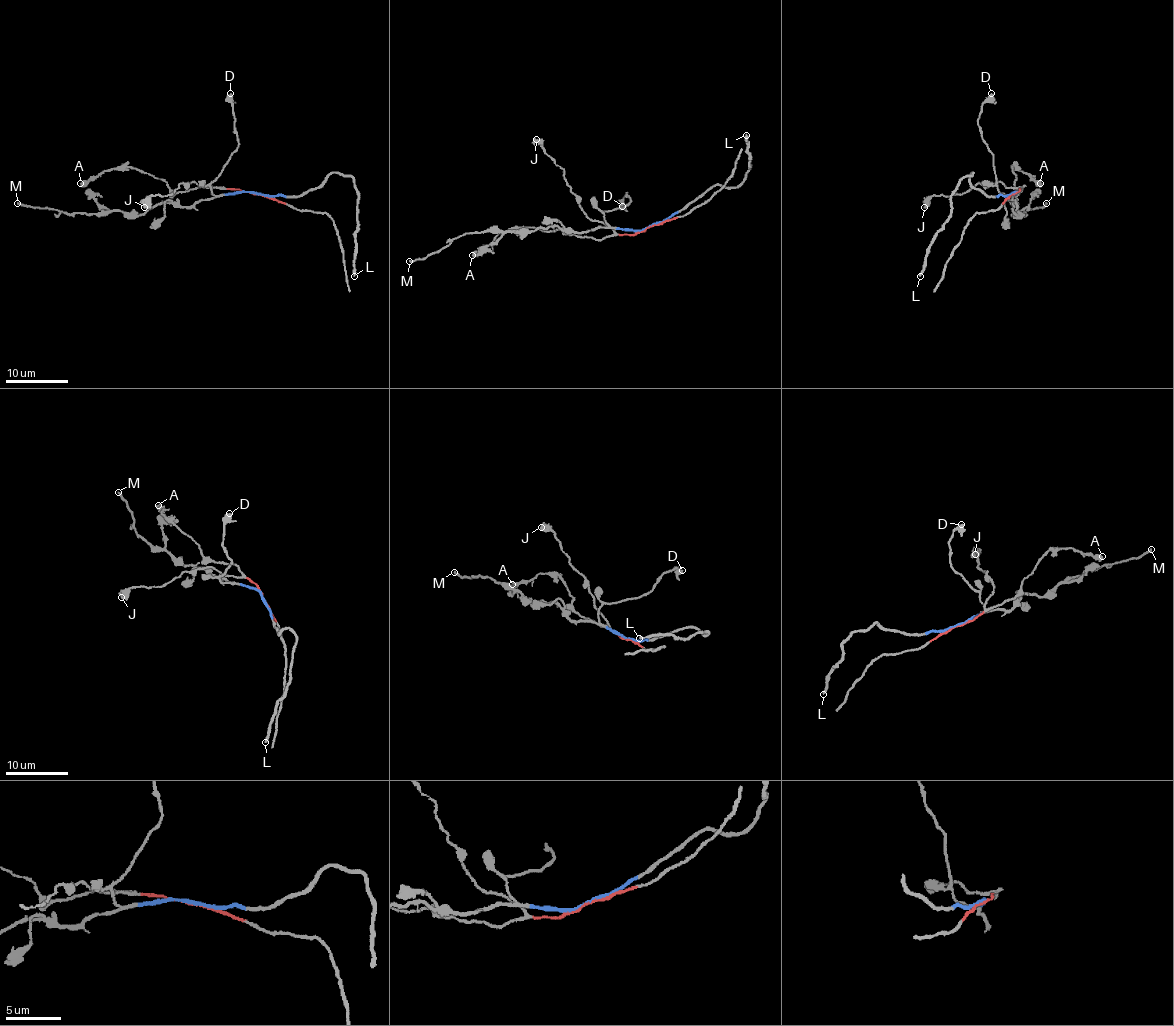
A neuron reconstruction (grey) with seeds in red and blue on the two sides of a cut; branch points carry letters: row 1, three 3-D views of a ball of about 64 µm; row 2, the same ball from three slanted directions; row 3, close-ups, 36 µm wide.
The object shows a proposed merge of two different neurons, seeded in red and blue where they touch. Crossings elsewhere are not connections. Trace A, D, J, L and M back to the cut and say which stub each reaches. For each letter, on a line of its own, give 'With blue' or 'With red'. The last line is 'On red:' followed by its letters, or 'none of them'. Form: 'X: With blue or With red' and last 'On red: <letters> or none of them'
A: With red
D: With blue
J: With red
L: With blue
M: With blue
On red: A, J

